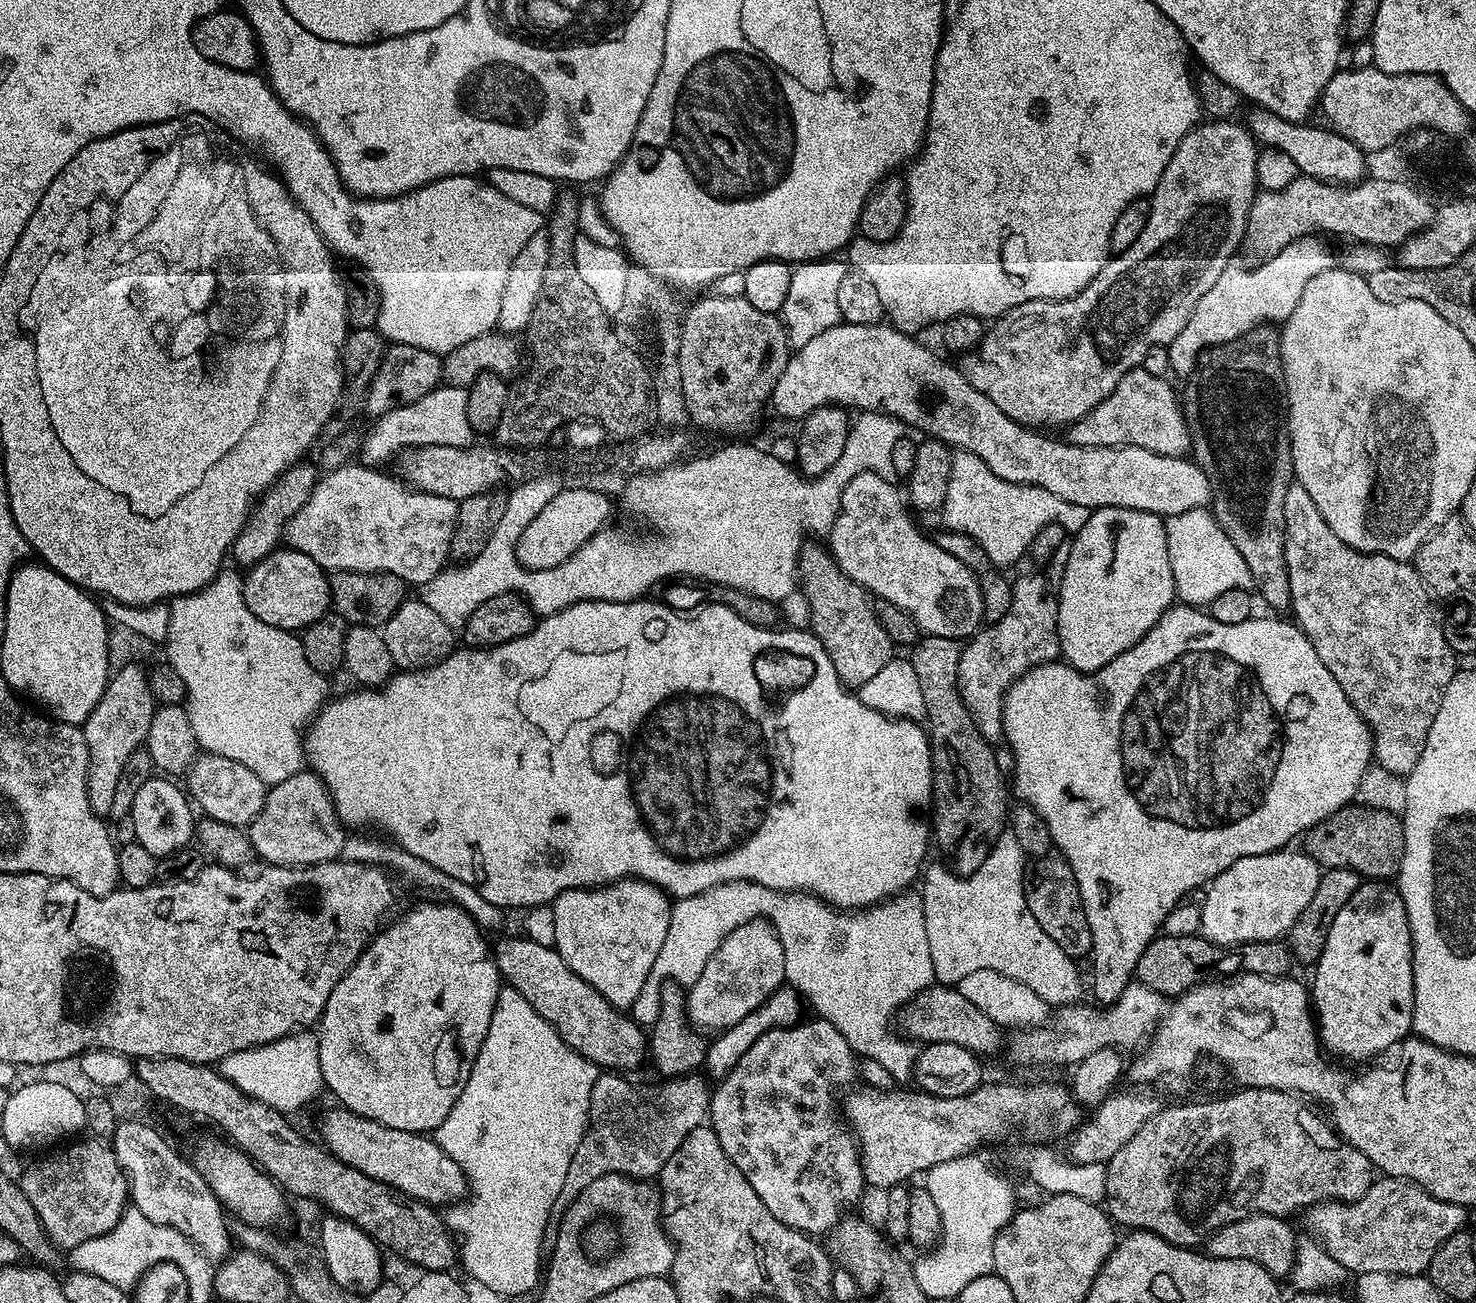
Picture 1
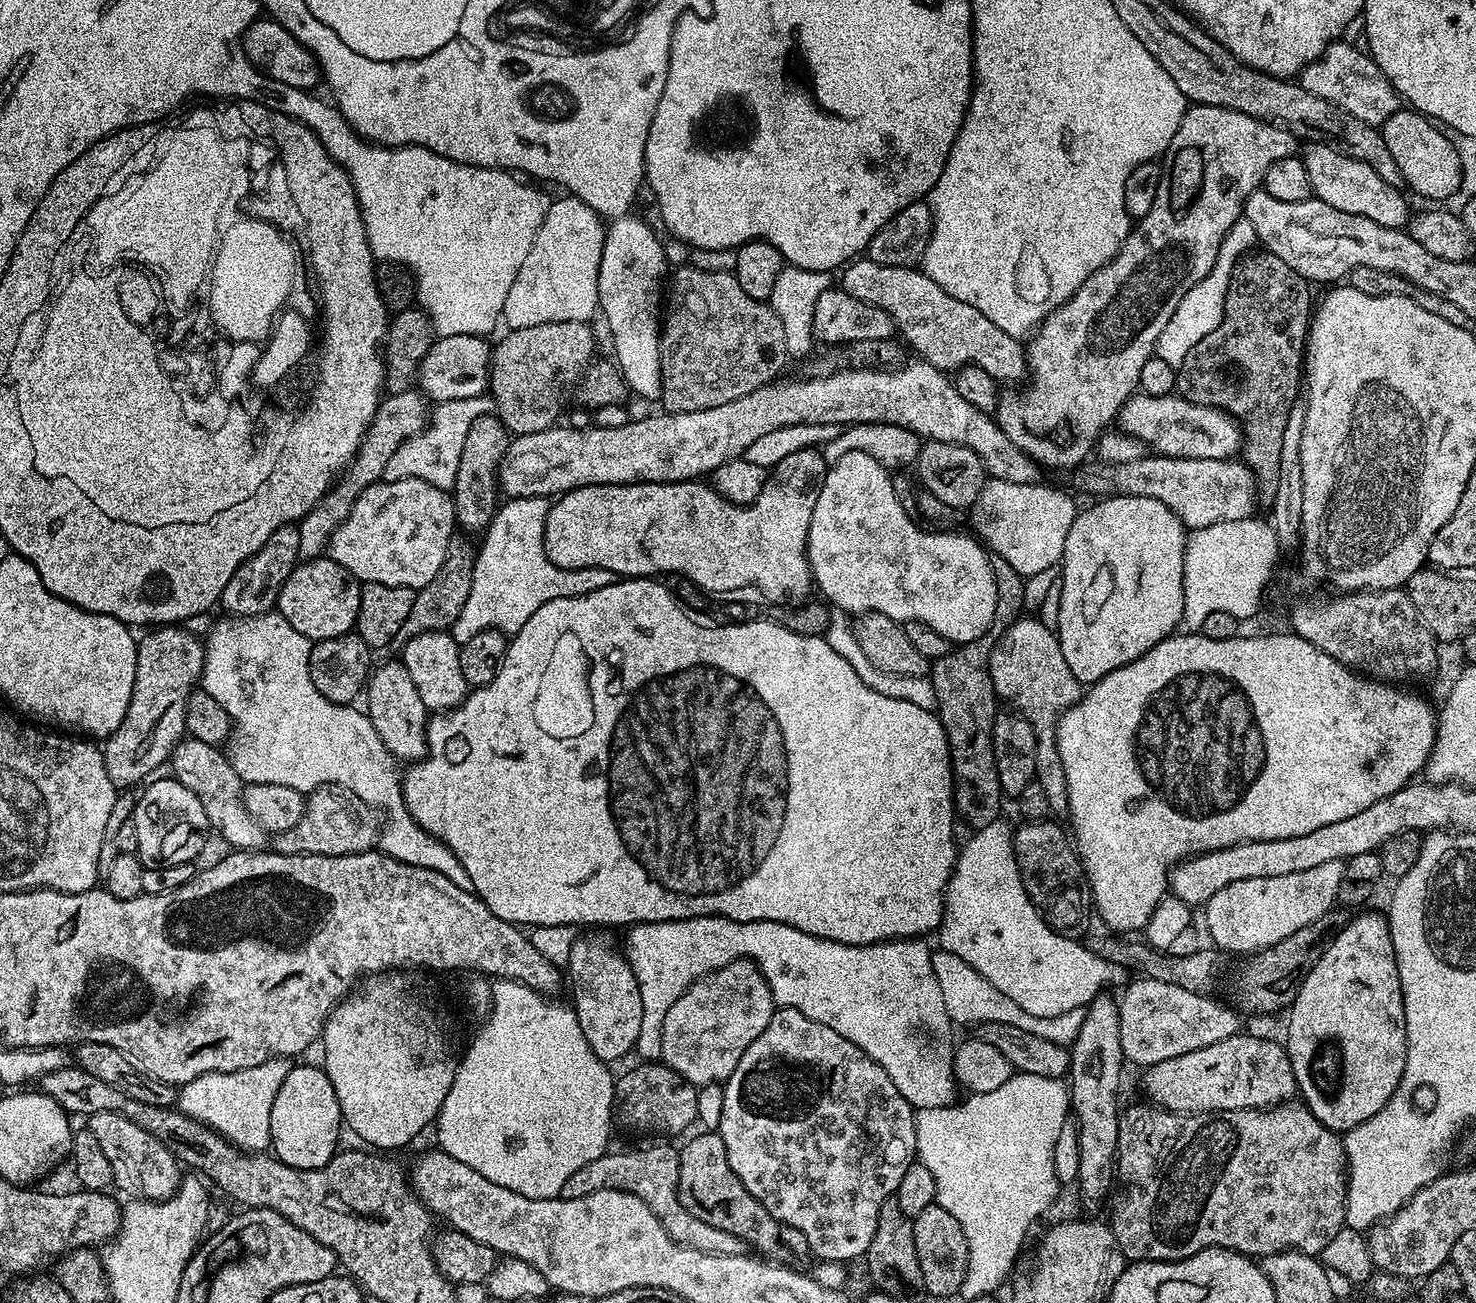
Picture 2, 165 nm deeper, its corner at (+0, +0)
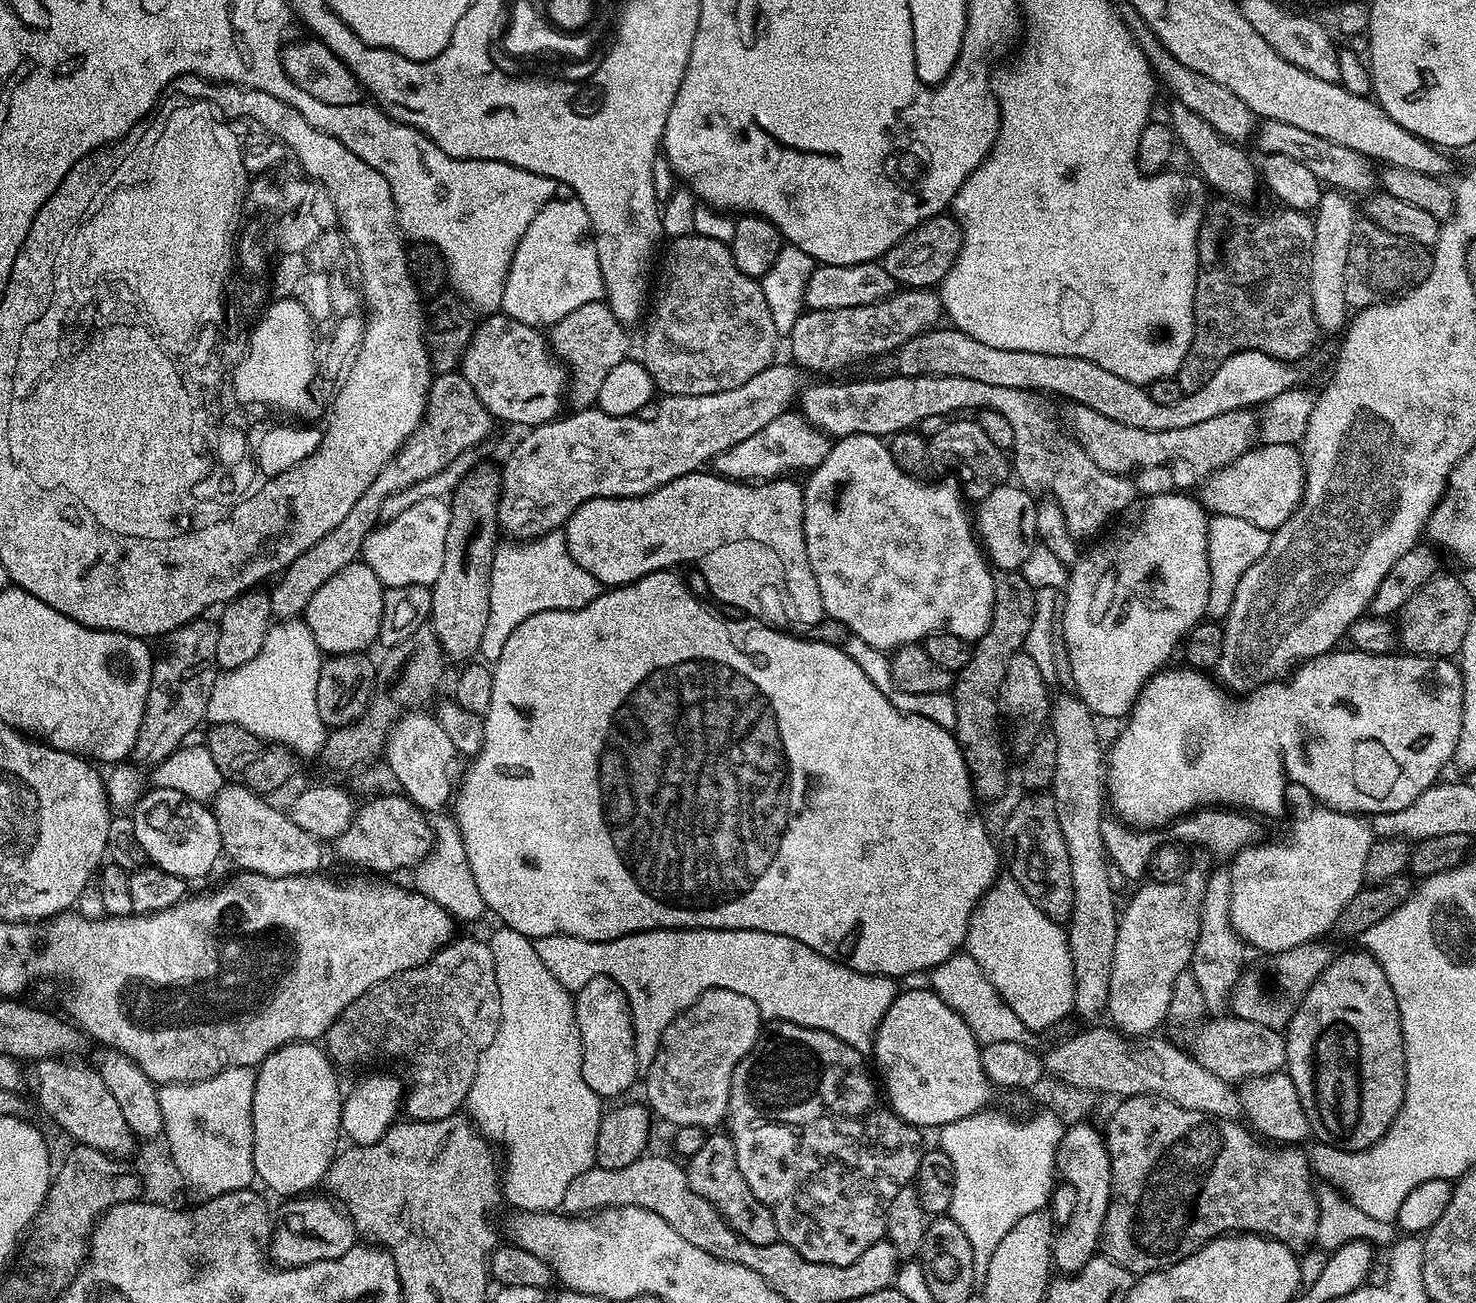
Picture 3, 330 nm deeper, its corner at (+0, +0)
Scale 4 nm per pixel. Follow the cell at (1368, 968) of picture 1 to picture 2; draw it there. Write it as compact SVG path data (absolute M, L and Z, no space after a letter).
M1383 911L1364 912L1361 916L1353 915L1349 919L1348 925L1338 933L1334 942L1330 942L1330 946L1322 954L1322 958L1318 958L1318 966L1314 966L1314 970L1310 970L1310 974L1306 974L1306 982L1302 982L1302 990L1298 990L1292 1007L1287 1009L1287 1016L1288 1040L1286 1039L1286 1047L1290 1066L1294 1070L1296 1087L1303 1103L1307 1104L1309 1110L1314 1114L1314 1118L1318 1118L1318 1122L1322 1122L1322 1126L1326 1126L1334 1133L1343 1134L1349 1132L1354 1126L1366 1122L1366 1118L1374 1118L1374 1114L1378 1114L1378 1110L1387 1106L1400 1085L1400 1079L1406 1066L1408 1043L1406 1042L1406 1014L1402 1002L1402 982L1398 978L1398 962L1394 954L1394 942L1390 938L1388 917Z

